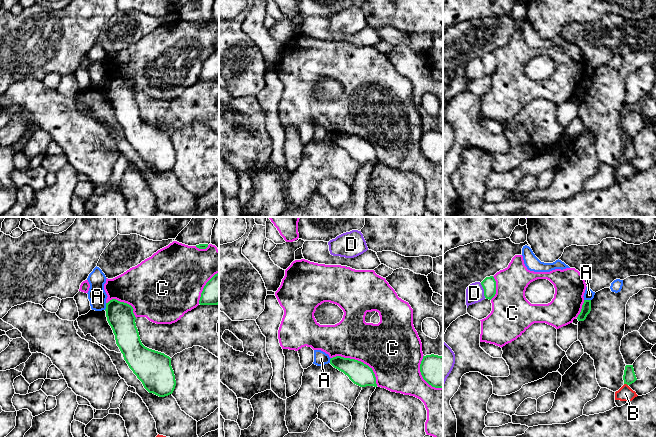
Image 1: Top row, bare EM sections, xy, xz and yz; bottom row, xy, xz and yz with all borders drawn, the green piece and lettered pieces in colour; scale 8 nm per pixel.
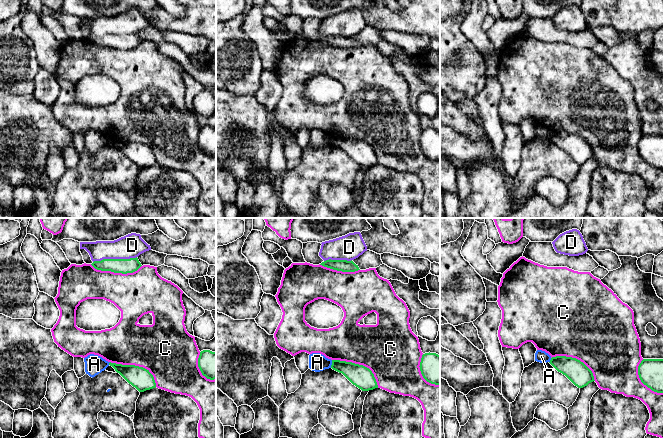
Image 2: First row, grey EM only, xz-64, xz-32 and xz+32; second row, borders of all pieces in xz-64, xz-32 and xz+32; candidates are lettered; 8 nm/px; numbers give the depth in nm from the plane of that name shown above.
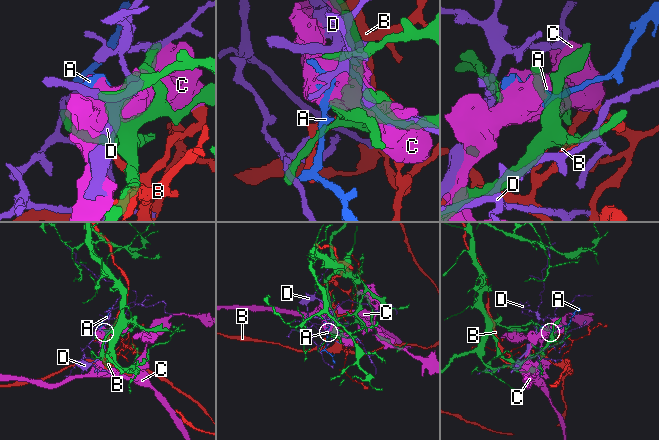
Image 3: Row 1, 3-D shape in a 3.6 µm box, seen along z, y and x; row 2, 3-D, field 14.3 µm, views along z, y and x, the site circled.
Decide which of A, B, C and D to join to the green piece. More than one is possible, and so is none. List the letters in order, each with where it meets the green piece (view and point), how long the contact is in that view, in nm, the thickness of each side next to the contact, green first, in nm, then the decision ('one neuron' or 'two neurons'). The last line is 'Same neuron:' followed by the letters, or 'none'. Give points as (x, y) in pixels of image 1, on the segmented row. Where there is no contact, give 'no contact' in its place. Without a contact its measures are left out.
A: xy (106, 306) | 60 nm | 220/150 nm | two neurons
B: yz (626, 383) | 40 nm | 110/120 nm | two neurons
C: xz (359, 361) | 440 nm | 180/420 nm | two neurons
D: yz (484, 290) | 130 nm | 110/140 nm | two neurons
Same neuron: none

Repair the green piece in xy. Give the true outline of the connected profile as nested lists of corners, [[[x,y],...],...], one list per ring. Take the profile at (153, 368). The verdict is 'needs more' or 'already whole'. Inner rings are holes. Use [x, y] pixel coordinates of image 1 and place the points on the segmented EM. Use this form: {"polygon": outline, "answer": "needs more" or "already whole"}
{"polygon": [[[116,299],[106,303],[106,317],[116,344],[144,388],[159,397],[168,396],[176,386],[171,358],[142,344],[133,310],[131,305]]], "answer": "already whole"}

